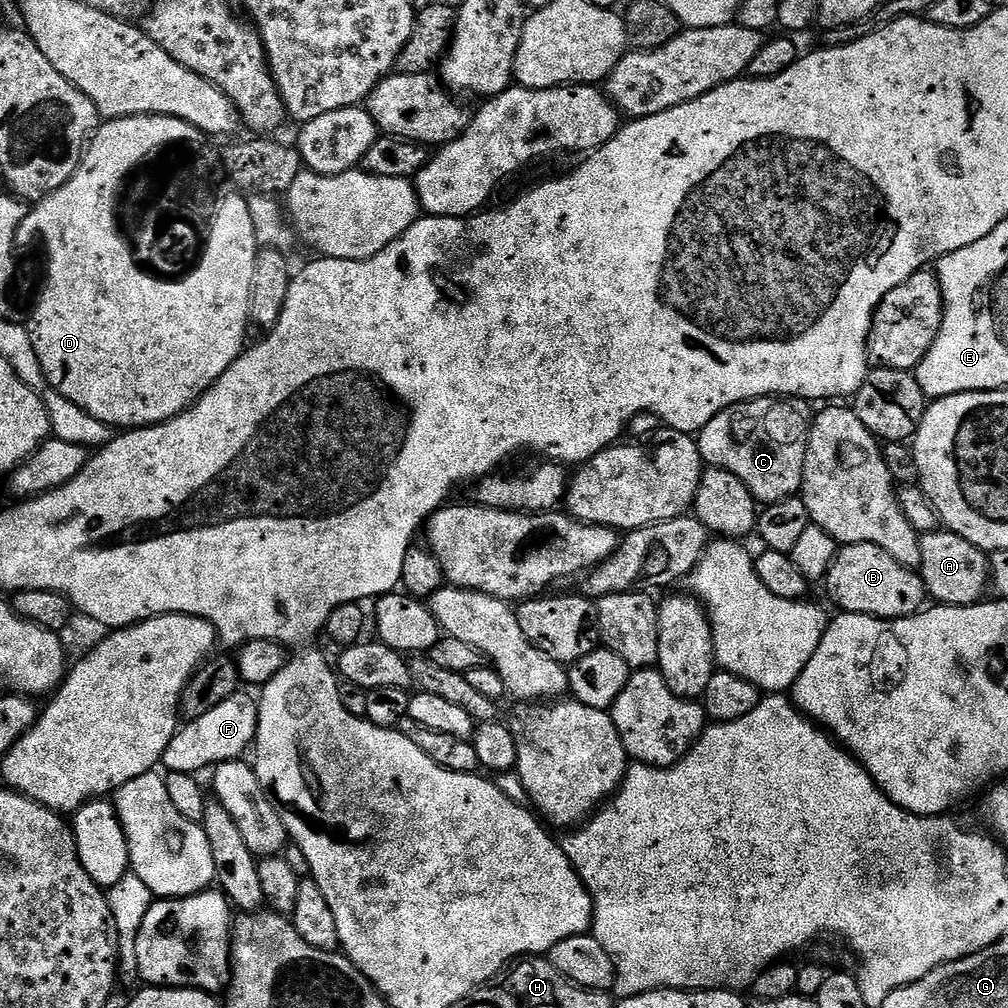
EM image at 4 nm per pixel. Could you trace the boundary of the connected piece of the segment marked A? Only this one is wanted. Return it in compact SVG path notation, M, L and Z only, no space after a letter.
M941 530L925 532L920 538L922 562L919 574L924 580L924 591L932 596L937 605L953 604L956 608L967 608L970 604L979 604L985 599L984 591L990 588L988 575L988 556L980 548L975 548L966 538L958 534Z

